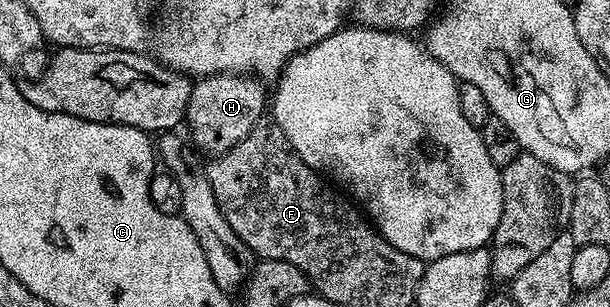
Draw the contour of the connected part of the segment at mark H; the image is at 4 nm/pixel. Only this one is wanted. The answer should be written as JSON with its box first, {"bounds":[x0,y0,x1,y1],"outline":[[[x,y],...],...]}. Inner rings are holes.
{"bounds":[184,72,267,157],"outline":[[[221,72],[218,76],[203,76],[194,83],[191,90],[191,102],[185,111],[184,123],[189,124],[188,135],[193,135],[192,143],[196,145],[202,153],[209,152],[210,157],[222,156],[231,146],[235,146],[256,126],[258,120],[262,119],[264,110],[267,108],[267,88],[266,85],[257,78],[246,78],[236,72]]]}

